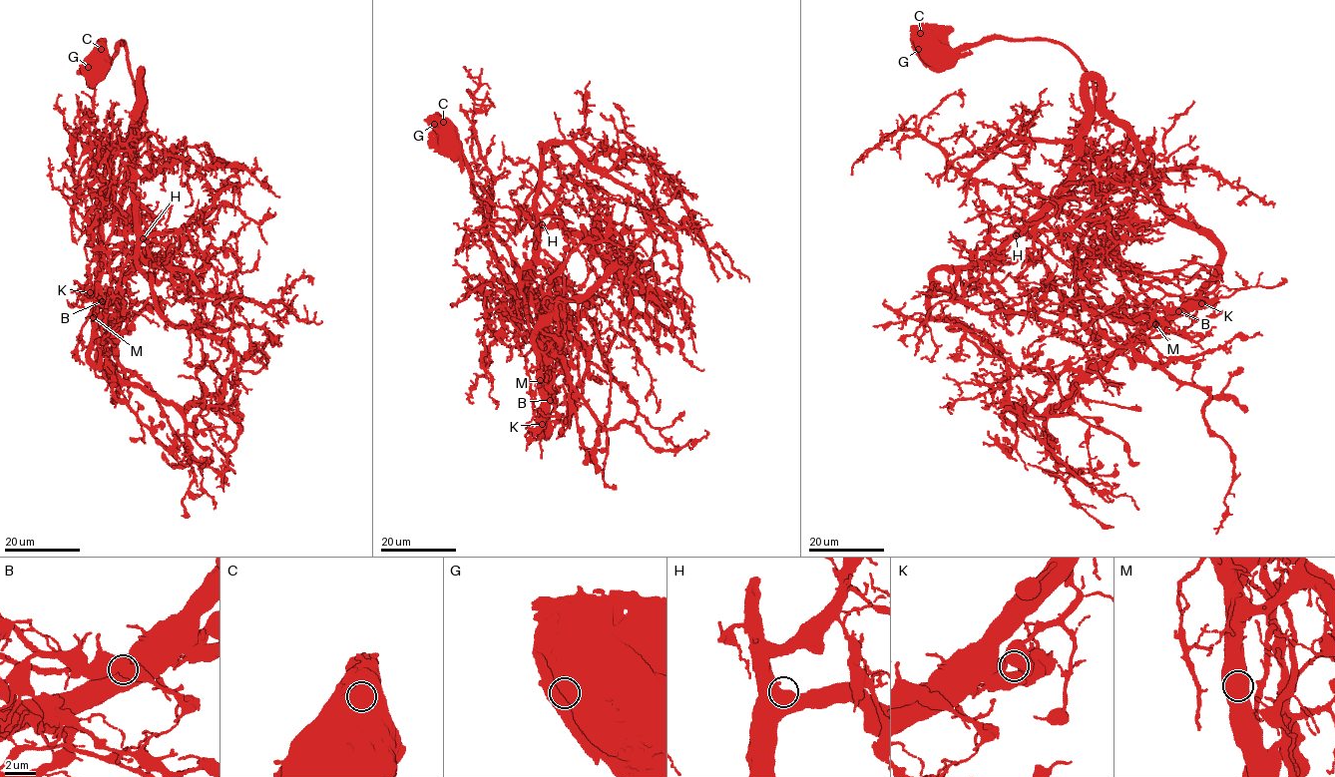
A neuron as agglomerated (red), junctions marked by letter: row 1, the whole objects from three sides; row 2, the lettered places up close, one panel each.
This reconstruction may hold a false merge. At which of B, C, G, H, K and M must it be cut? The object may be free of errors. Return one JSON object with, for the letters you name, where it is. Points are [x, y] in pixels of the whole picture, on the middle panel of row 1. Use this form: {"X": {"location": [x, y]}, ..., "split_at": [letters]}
{"C": {"location": [443, 122]}, "split_at": ["C"]}

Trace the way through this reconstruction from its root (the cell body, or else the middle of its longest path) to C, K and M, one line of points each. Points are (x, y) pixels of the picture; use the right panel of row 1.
C: (934, 52), (920, 33)
K: (934, 52), (995, 39), (1062, 44), (1094, 93), (1079, 169), (1118, 222), (1100, 259), (1153, 309), (1201, 303)
M: (934, 52), (1047, 39), (1079, 59), (1094, 102), (1079, 169), (1118, 222), (1100, 259), (1164, 313), (1155, 324)

